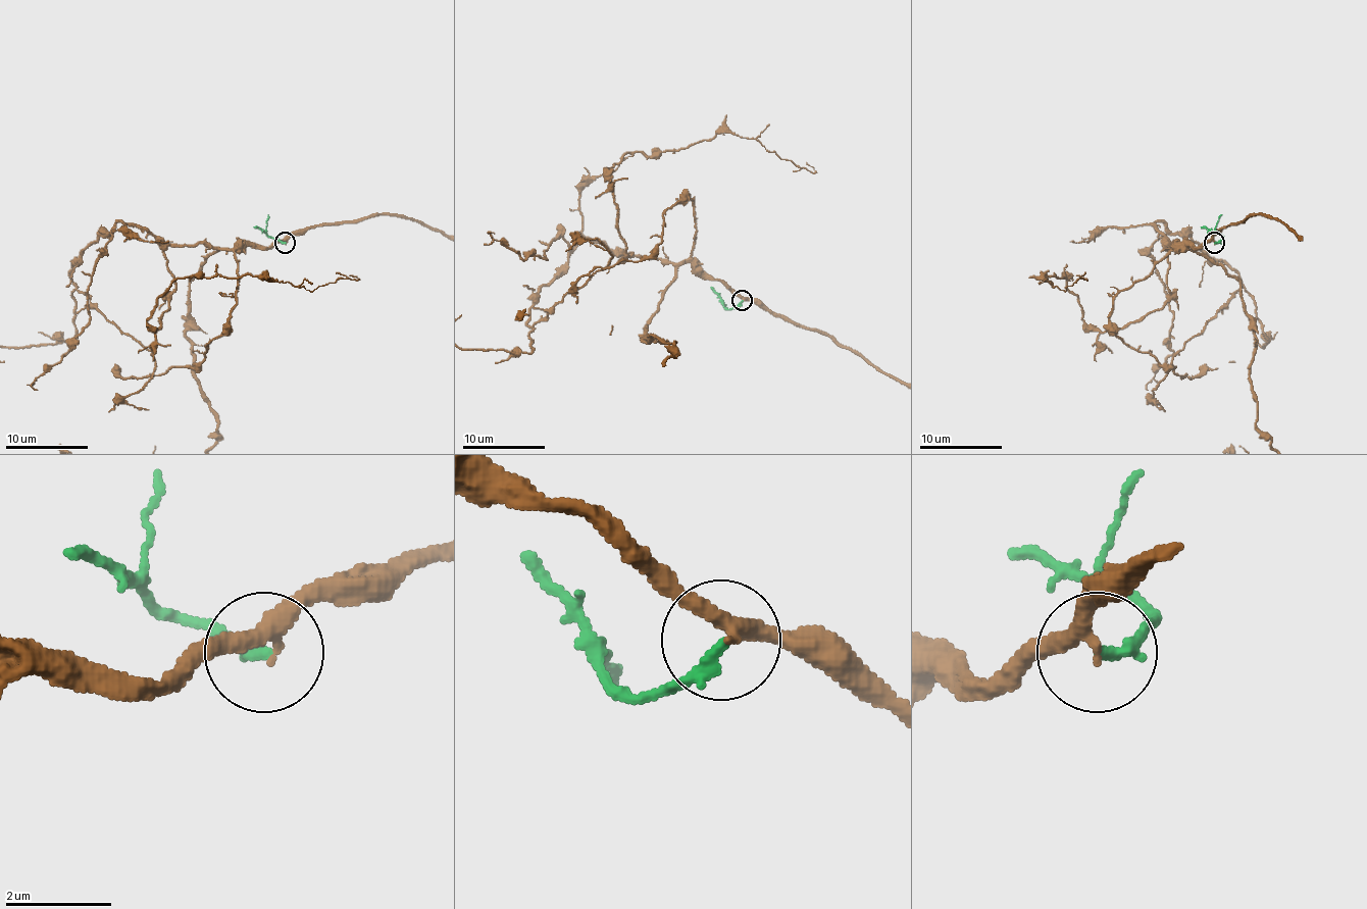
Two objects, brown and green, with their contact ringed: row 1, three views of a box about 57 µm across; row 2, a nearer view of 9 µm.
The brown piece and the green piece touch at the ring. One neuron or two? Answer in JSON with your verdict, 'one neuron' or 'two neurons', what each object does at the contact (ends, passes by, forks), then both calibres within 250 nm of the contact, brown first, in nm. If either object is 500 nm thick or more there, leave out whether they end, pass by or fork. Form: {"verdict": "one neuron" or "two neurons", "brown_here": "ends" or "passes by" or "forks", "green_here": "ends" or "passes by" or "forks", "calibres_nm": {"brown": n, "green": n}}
{"verdict": "two neurons", "brown_here": "passes by", "green_here": "ends", "calibres_nm": {"brown": 240, "green": 240}}

